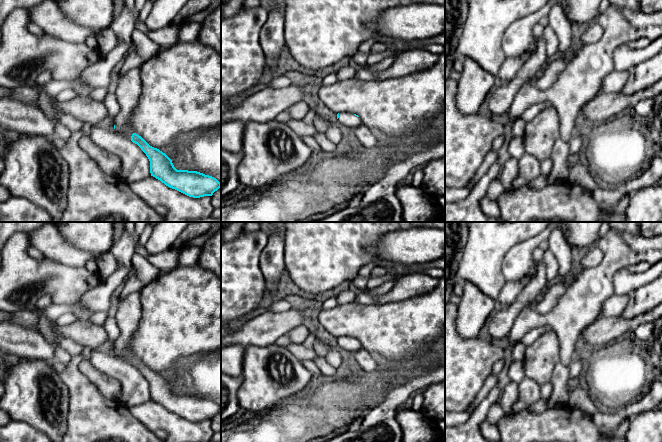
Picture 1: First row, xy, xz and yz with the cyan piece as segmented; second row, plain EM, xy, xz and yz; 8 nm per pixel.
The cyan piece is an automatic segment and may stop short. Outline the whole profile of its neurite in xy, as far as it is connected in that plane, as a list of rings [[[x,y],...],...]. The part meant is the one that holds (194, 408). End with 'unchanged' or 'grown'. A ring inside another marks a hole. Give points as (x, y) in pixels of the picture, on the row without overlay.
[[[198,264],[194,266],[186,266],[174,269],[170,272],[158,276],[152,282],[144,285],[144,287],[141,289],[141,305],[142,317],[140,319],[137,330],[133,333],[132,338],[129,342],[128,351],[133,356],[131,365],[141,372],[141,374],[146,378],[150,385],[151,400],[129,408],[130,413],[139,421],[141,421],[152,432],[155,432],[157,430],[164,430],[167,433],[167,437],[164,439],[164,442],[210,441],[212,435],[214,434],[211,420],[221,411],[221,407],[216,402],[197,395],[177,394],[174,391],[172,384],[159,373],[167,371],[168,369],[173,367],[174,363],[181,357],[190,356],[197,353],[208,353],[221,348],[221,278],[218,277],[216,274],[210,272],[209,270],[200,267]]]; grown

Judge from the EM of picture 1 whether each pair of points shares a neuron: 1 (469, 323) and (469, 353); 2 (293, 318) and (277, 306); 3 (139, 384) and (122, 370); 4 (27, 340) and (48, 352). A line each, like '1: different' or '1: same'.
1: different
2: different
3: same
4: same

